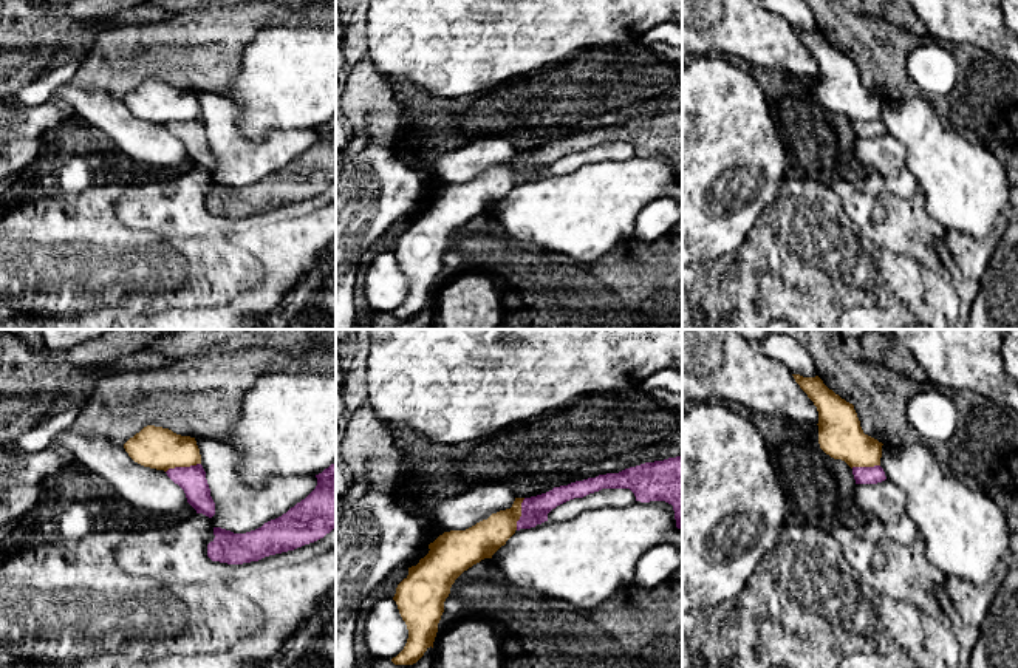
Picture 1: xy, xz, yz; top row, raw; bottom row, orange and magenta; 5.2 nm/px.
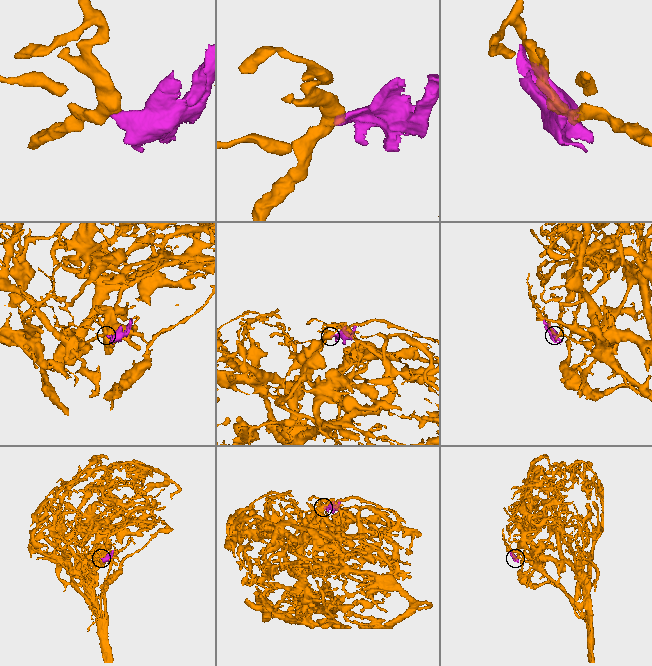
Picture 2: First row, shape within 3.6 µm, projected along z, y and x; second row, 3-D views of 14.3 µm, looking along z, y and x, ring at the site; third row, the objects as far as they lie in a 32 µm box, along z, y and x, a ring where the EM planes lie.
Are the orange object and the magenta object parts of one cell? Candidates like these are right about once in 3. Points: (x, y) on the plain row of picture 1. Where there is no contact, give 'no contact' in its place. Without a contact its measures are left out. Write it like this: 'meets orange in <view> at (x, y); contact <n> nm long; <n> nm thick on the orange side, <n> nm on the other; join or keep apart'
meets orange in xy at (183, 119); contact 190 nm long; 220 nm thick on the orange side, 140 nm on the other; keep apart

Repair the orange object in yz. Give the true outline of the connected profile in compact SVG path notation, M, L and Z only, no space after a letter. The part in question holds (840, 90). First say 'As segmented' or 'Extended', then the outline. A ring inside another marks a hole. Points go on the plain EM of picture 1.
As segmented. M792 29L817 60L820 102L851 122L880 119L883 97L863 87L854 59L829 43L818 29Z

